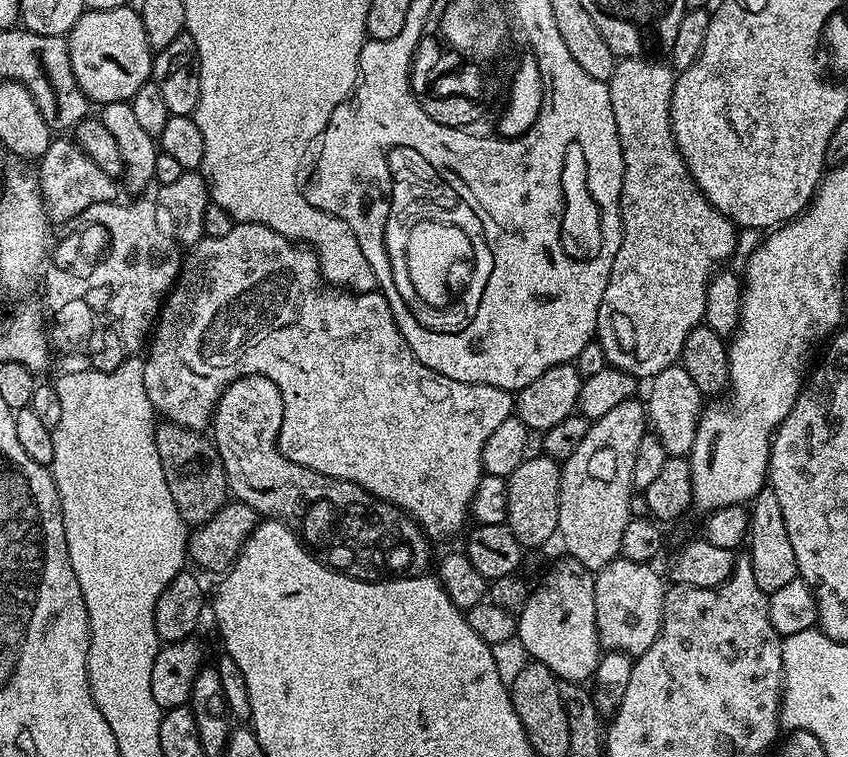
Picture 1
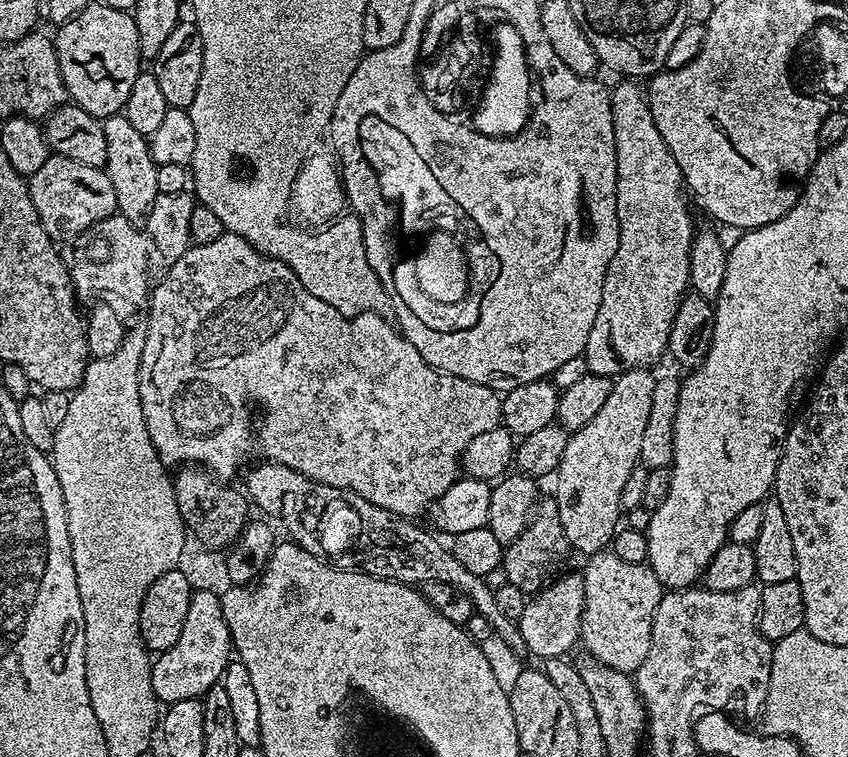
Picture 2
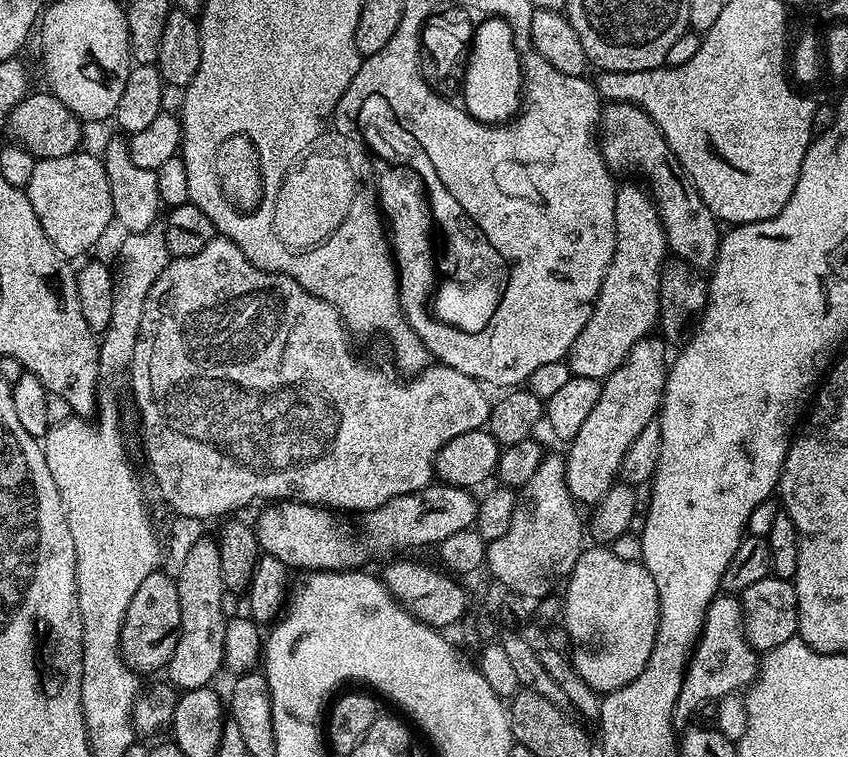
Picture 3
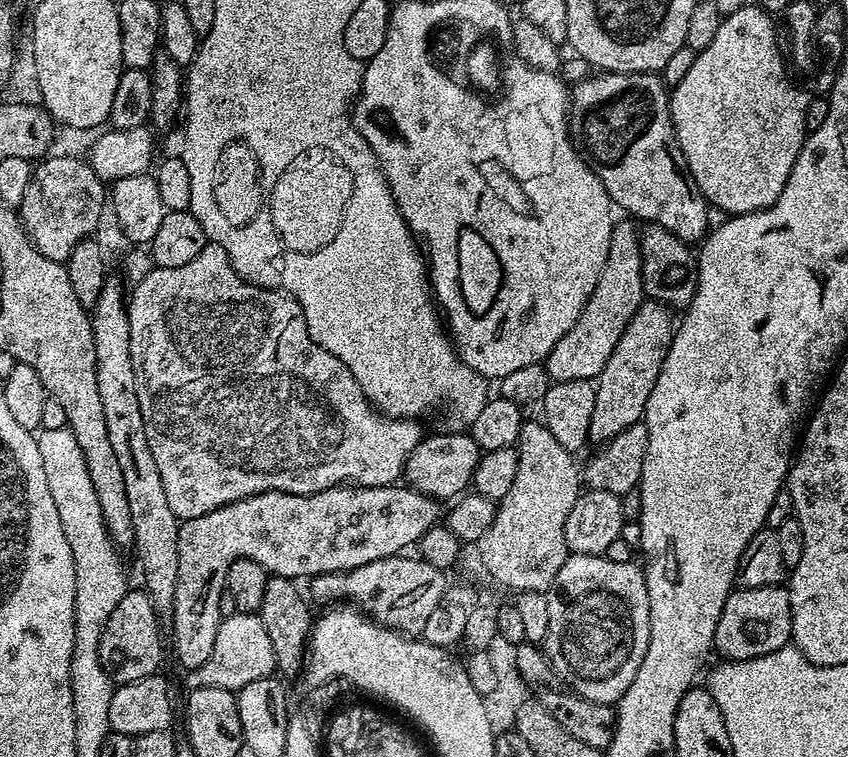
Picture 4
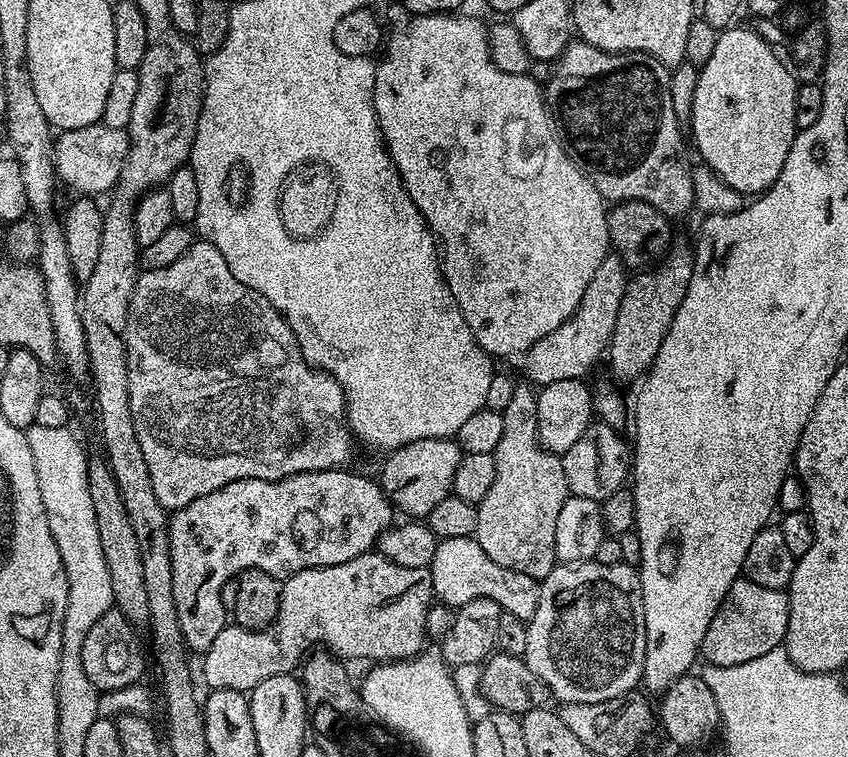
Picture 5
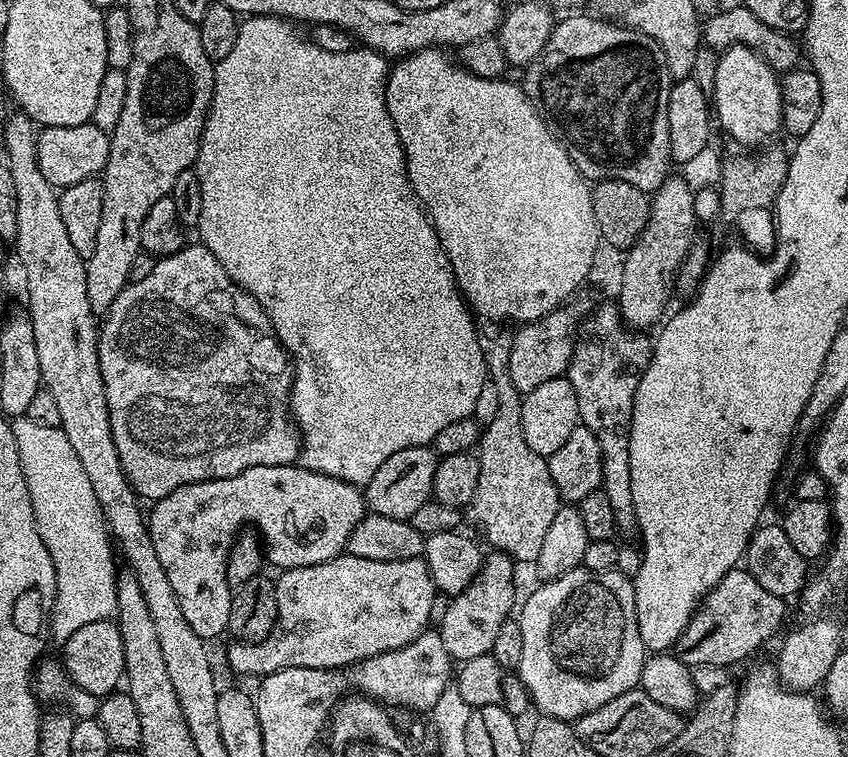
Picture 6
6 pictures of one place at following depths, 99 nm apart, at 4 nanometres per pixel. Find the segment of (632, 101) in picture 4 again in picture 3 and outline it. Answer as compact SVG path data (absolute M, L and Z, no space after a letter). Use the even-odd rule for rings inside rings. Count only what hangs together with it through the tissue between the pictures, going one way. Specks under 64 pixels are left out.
M608 102L600 113L598 132L599 150L613 173L641 172L644 175L643 183L656 203L671 255L679 263L697 270L711 269L720 249L721 225L716 215L702 202L694 182L678 158L674 158L658 126L637 104Z

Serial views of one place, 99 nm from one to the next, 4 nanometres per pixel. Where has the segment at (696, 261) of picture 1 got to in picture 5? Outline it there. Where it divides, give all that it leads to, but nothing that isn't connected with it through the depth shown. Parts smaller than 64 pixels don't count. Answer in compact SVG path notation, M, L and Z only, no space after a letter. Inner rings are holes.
M609 254L601 264L599 261L595 265L594 278L590 278L590 286L586 286L586 294L582 294L580 309L566 322L562 322L558 330L550 330L546 338L538 338L538 342L534 342L532 349L523 357L522 363L529 376L527 379L533 385L562 382L566 378L579 380L587 377L587 372L599 360L601 363L612 340L614 322L618 322L618 306L622 306L629 279L624 261L615 254Z

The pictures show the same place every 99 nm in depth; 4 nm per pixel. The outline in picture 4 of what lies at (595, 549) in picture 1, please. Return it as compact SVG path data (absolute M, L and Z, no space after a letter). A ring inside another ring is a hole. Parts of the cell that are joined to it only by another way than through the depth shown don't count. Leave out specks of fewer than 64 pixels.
M648 298L638 306L634 318L630 318L622 338L618 338L618 346L614 346L614 354L610 354L606 366L594 381L594 418L590 418L588 435L593 445L599 446L610 441L630 426L643 421L650 390L654 390L654 382L658 382L658 374L662 374L662 362L666 362L666 354L670 350L674 331L671 315L673 313L667 304Z

